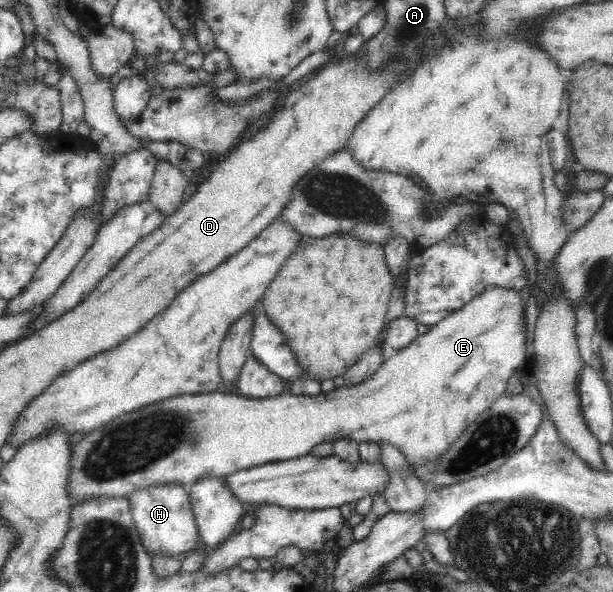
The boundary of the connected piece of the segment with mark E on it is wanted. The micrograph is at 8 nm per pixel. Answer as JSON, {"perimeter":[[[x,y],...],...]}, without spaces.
{"perimeter":[[[487,287],[481,294],[478,294],[473,300],[470,300],[465,306],[459,310],[452,312],[446,316],[441,322],[430,326],[429,331],[422,335],[417,335],[417,338],[410,342],[405,348],[399,349],[396,352],[391,352],[385,362],[379,367],[376,374],[369,378],[366,382],[353,387],[342,387],[338,390],[334,389],[332,392],[321,392],[319,396],[299,396],[290,394],[288,390],[281,393],[279,396],[273,398],[263,398],[263,400],[253,400],[245,398],[240,394],[233,393],[203,393],[203,394],[184,394],[174,398],[169,398],[165,401],[155,402],[149,406],[143,406],[138,410],[121,414],[121,417],[115,418],[110,423],[97,427],[93,432],[89,432],[74,446],[73,455],[71,455],[71,474],[69,474],[69,499],[72,505],[75,506],[77,501],[88,499],[91,497],[117,497],[125,498],[141,487],[158,485],[159,483],[175,482],[180,485],[193,484],[197,479],[203,477],[227,477],[235,474],[237,471],[253,468],[254,466],[261,466],[263,464],[289,460],[292,458],[302,457],[311,453],[311,450],[323,443],[334,444],[337,440],[349,438],[355,440],[358,445],[361,442],[385,442],[391,444],[405,456],[405,460],[410,469],[415,465],[422,465],[423,463],[434,463],[438,458],[443,456],[465,432],[468,426],[475,422],[485,410],[493,406],[503,394],[506,393],[506,387],[513,374],[520,367],[528,367],[531,355],[527,352],[527,345],[525,342],[525,314],[523,315],[523,296],[515,289],[507,289],[507,287]]]}

